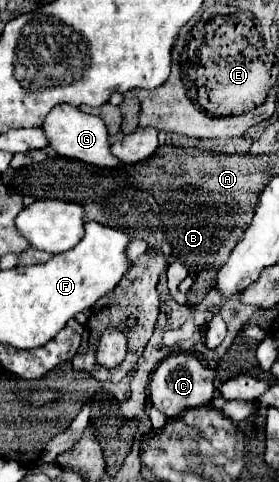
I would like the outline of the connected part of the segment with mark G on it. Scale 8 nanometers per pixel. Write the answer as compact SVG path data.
M57 104L53 106L53 110L45 116L43 120L43 132L45 138L49 140L49 146L65 158L75 158L87 164L95 164L101 168L117 168L121 162L115 160L115 156L111 156L109 152L109 142L107 142L107 128L103 124L103 120L99 120L99 116L93 114L85 114L79 108L71 106L71 104Z

